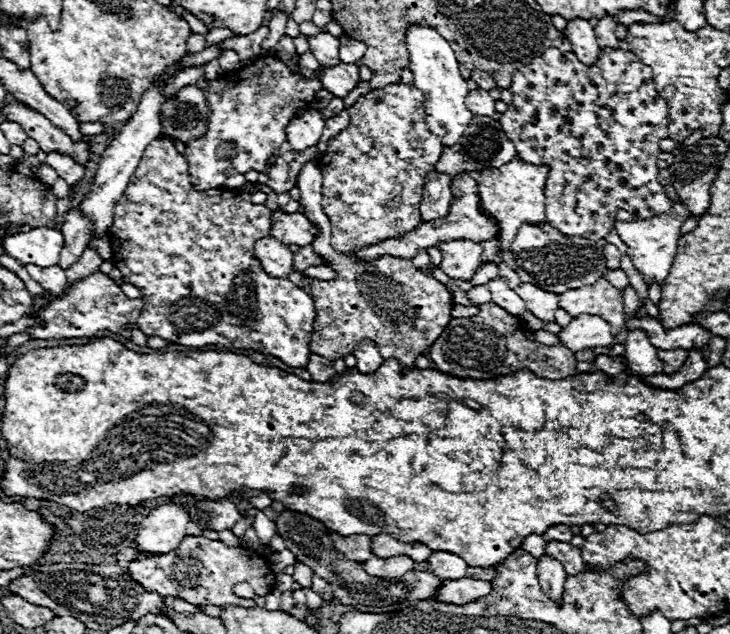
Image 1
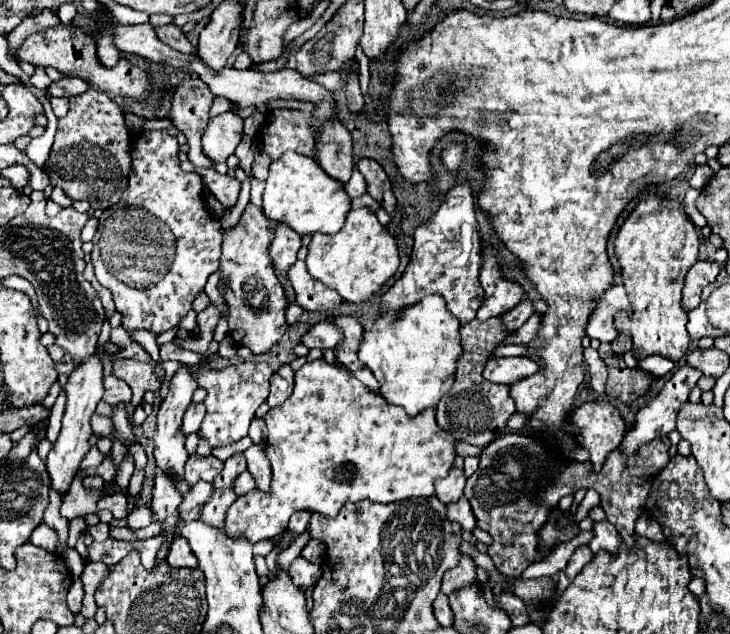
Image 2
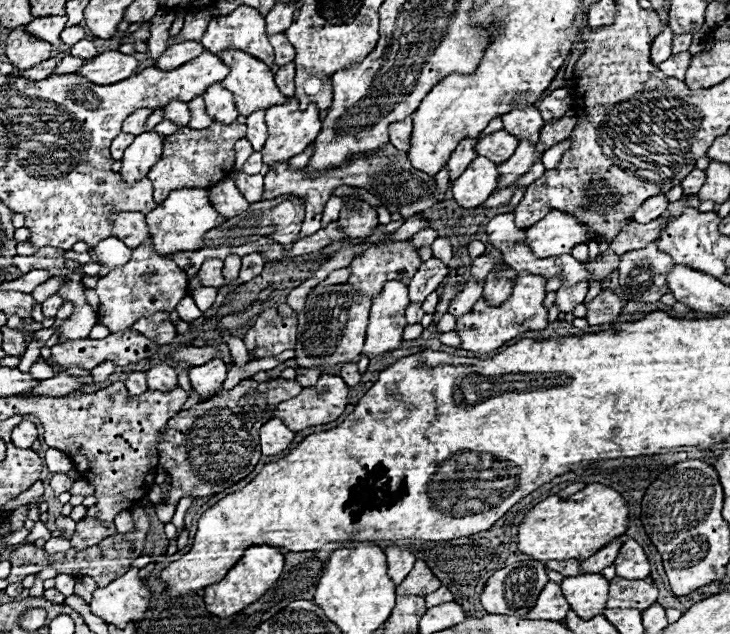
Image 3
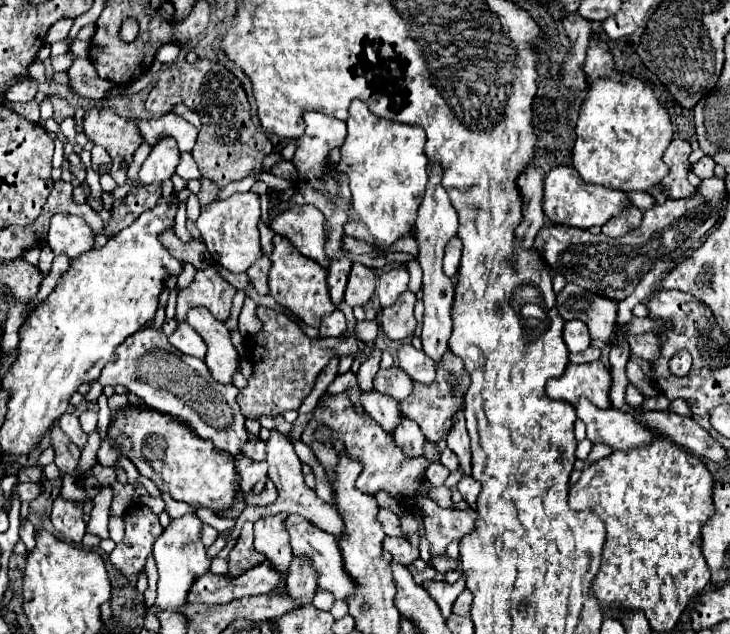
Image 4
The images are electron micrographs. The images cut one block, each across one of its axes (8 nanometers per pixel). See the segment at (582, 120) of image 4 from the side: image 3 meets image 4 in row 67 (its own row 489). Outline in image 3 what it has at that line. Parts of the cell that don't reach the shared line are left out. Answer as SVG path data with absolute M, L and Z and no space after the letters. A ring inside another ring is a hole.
M588 484L578 494L562 500L548 496L538 502L518 526L518 548L532 560L586 560L602 546L624 534L628 528L628 506L624 498L610 486Z

